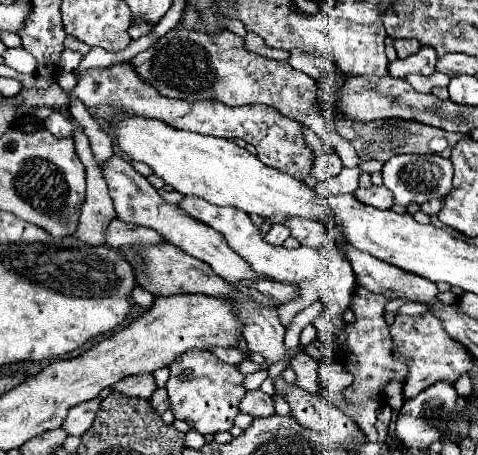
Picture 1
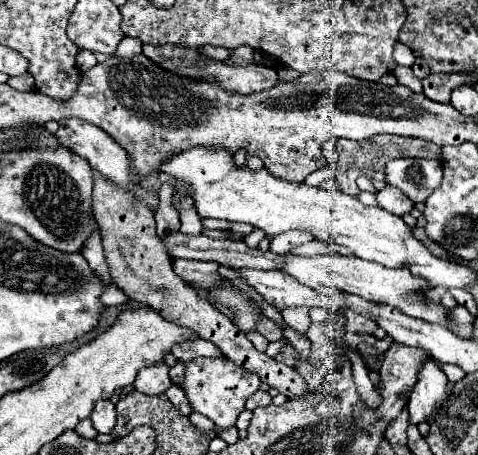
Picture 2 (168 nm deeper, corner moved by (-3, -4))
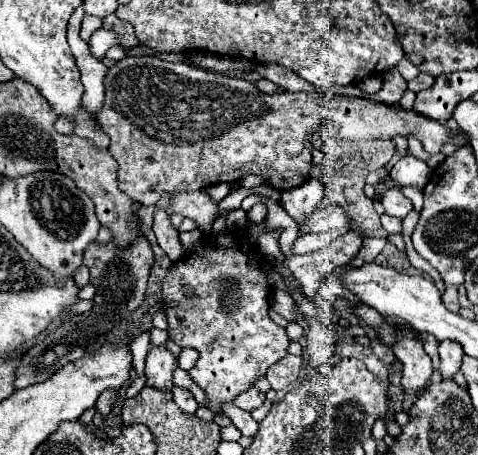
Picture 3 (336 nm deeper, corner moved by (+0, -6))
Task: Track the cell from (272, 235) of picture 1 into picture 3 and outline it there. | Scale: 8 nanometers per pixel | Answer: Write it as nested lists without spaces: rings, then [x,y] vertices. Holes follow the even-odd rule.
[[[328,230],[328,232],[320,232],[320,234],[306,234],[306,236],[298,236],[298,240],[294,242],[294,254],[306,254],[306,252],[314,252],[320,248],[326,248],[334,238],[336,238],[336,230]]]

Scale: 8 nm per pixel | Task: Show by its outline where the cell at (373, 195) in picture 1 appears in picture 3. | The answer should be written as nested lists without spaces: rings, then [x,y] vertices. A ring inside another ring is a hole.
[[[392,188],[382,196],[382,206],[388,216],[396,218],[406,218],[406,214],[412,210],[412,202],[400,192],[400,188]]]

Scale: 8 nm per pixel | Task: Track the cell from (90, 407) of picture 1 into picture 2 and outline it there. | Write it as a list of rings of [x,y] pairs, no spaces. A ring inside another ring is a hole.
[[[99,400],[89,416],[93,422],[93,428],[101,434],[109,434],[111,428],[115,426],[115,406],[109,400]]]

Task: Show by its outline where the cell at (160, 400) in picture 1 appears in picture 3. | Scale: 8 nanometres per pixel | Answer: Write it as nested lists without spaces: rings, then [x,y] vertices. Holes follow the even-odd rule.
[[[174,386],[174,388],[172,388],[172,394],[174,394],[174,402],[178,404],[180,410],[184,410],[184,412],[188,412],[188,414],[194,414],[194,412],[196,412],[198,402],[196,402],[196,398],[192,396],[190,390]]]

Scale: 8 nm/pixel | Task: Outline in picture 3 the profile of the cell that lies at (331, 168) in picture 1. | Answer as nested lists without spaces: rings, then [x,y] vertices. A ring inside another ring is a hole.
[[[308,178],[304,184],[284,190],[280,202],[282,208],[294,218],[294,222],[300,222],[300,218],[308,218],[308,214],[316,210],[322,198],[324,198],[322,182]]]

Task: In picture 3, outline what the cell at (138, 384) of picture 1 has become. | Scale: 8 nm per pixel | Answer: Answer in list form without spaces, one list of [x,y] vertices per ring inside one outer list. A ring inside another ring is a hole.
[[[166,344],[162,346],[150,346],[148,348],[148,358],[146,358],[146,378],[148,378],[148,386],[152,388],[172,388],[172,374],[178,366],[176,356],[166,348]]]

